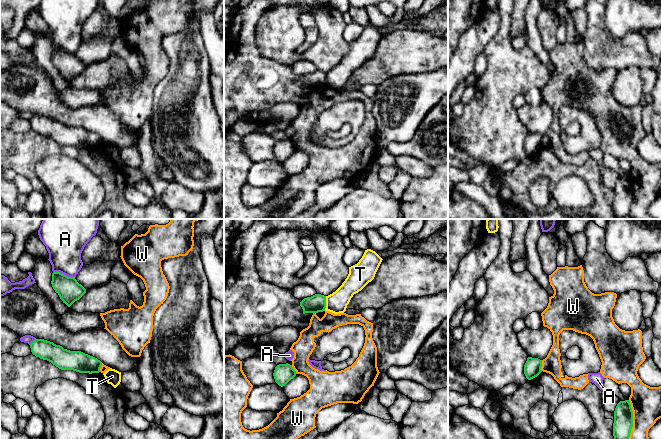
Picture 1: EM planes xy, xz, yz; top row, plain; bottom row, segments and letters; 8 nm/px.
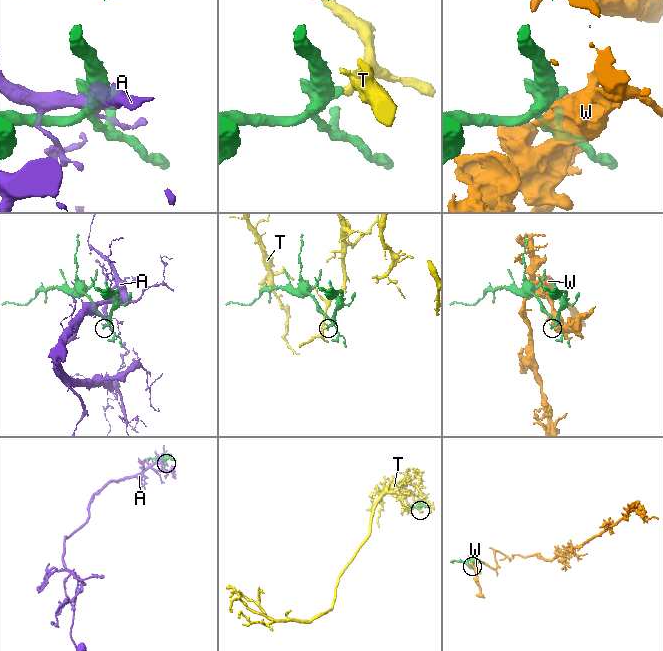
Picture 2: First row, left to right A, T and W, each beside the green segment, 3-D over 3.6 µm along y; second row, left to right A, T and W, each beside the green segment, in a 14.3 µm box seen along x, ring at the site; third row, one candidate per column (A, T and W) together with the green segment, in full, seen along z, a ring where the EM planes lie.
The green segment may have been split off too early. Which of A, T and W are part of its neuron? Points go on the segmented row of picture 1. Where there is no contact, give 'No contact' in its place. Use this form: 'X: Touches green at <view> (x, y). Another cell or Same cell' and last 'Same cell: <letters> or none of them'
A: Touches green at xy (63, 274). Another cell
T: Touches green at xz (325, 303). Another cell
W: Touches green at yz (632, 419). Another cell
Same cell: none of them

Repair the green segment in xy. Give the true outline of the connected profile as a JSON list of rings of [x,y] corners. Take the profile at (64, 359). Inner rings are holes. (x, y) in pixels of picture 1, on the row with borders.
[[[35,339],[29,345],[33,355],[51,362],[61,370],[89,374],[100,372],[102,362],[81,351],[70,351],[44,339]]]

